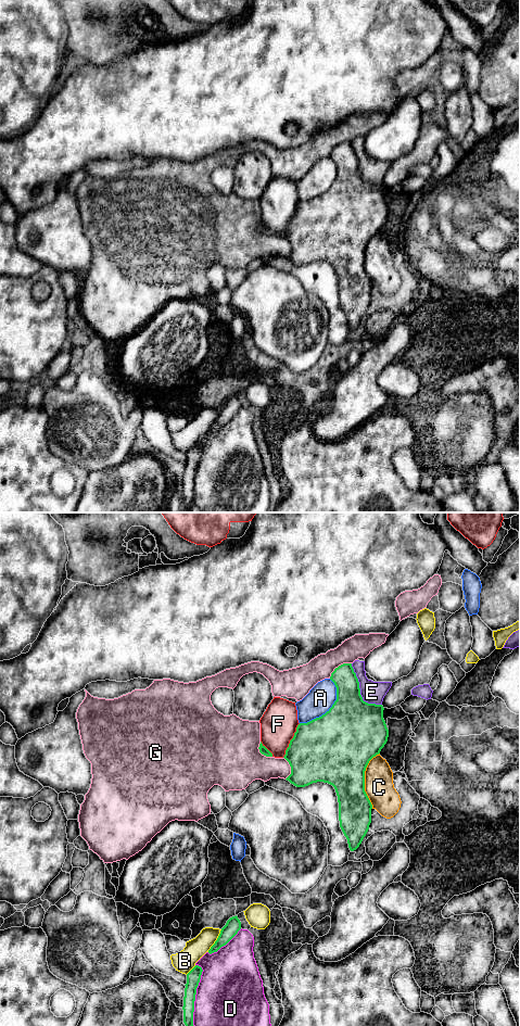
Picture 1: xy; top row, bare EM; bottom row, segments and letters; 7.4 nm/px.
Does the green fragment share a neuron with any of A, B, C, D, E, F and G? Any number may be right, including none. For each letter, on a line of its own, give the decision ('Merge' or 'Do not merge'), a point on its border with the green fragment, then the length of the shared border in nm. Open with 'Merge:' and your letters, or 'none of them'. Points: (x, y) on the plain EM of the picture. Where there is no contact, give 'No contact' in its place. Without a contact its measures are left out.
Merge: none of them
A: Do not merge. Touches green at xy (330, 187). Shared border 400 nm
B: Do not merge. Touches green at xy (216, 419). Shared border 200 nm
C: Do not merge. Touches green at xy (364, 258). Shared border 420 nm
D: Do not merge. Touches green at xy (195, 472). Shared border 440 nm
E: Do not merge. Touches green at xy (359, 169). Shared border 380 nm
F: Do not merge. Touches green at xy (290, 219). Shared border 280 nm
G: Do not merge. Touches green at xy (339, 144). Shared border 200 nm

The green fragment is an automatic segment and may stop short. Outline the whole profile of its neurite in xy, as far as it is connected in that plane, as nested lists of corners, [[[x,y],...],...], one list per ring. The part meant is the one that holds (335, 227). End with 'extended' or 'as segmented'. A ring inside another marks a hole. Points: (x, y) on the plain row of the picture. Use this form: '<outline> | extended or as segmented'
[[[352,142],[335,147],[330,159],[337,166],[337,179],[321,195],[297,204],[283,236],[291,245],[291,253],[286,258],[296,266],[317,261],[334,266],[340,306],[350,329],[354,330],[362,322],[371,302],[372,283],[365,270],[365,250],[369,240],[379,233],[386,223],[389,208],[383,198],[383,185],[363,179]]] | as segmented

